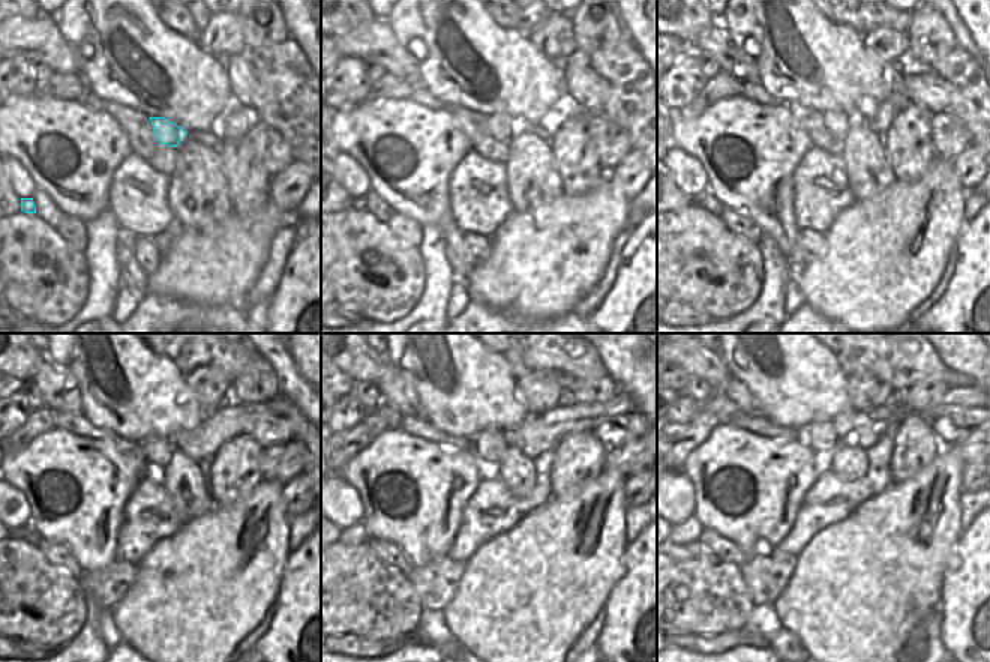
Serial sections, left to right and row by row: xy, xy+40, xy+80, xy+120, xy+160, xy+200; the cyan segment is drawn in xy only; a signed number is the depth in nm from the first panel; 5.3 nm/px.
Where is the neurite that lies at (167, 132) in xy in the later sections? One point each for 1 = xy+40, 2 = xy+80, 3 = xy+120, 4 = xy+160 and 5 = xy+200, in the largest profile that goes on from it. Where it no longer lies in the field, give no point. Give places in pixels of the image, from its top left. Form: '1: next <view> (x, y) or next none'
1: next xy+40 (503, 128)
2: next xy+80 (836, 122)
3: next xy+120 (162, 452)
4: next xy+160 (492, 457)
5: next xy+200 (822, 455)

